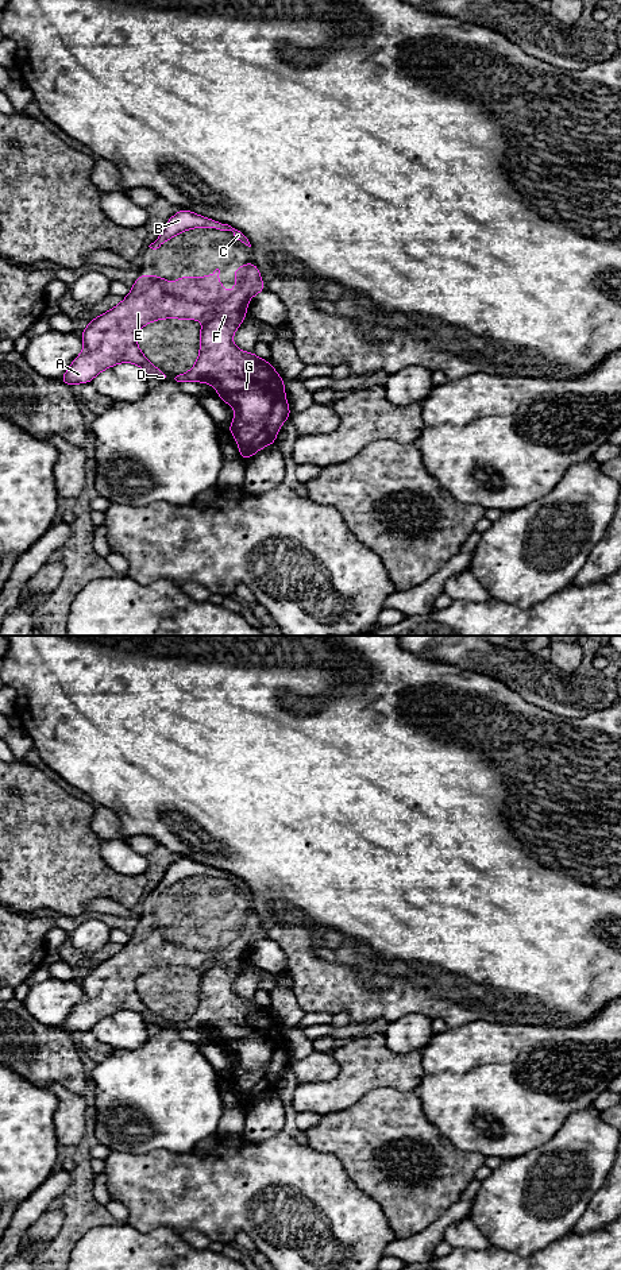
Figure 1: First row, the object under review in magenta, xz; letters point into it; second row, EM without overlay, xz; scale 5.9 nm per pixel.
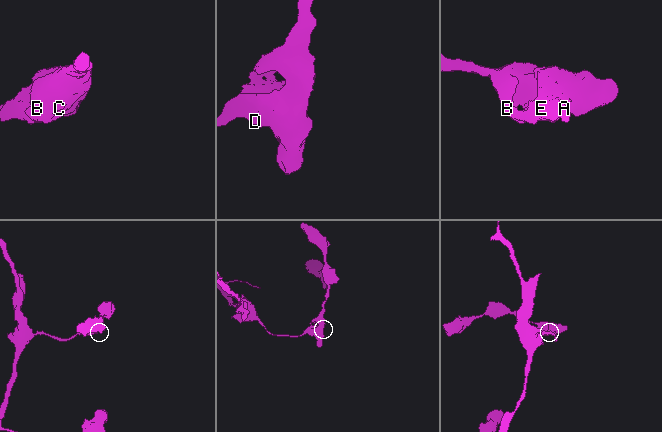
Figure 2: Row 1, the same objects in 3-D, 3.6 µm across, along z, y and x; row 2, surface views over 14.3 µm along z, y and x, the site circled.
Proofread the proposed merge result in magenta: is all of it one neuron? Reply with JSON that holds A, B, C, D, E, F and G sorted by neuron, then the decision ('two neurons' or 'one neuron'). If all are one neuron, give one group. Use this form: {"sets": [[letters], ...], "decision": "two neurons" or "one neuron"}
{"sets": [["A", "B", "C", "D", "E", "F", "G"]], "decision": "one neuron"}

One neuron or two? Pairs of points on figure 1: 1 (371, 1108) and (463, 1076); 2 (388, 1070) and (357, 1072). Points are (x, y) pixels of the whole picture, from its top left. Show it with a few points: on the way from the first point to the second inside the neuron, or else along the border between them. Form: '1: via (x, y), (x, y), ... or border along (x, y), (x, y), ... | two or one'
1: border along (415, 1091), (429, 1122) | two
2: via (380, 1070), (365, 1070) | one

